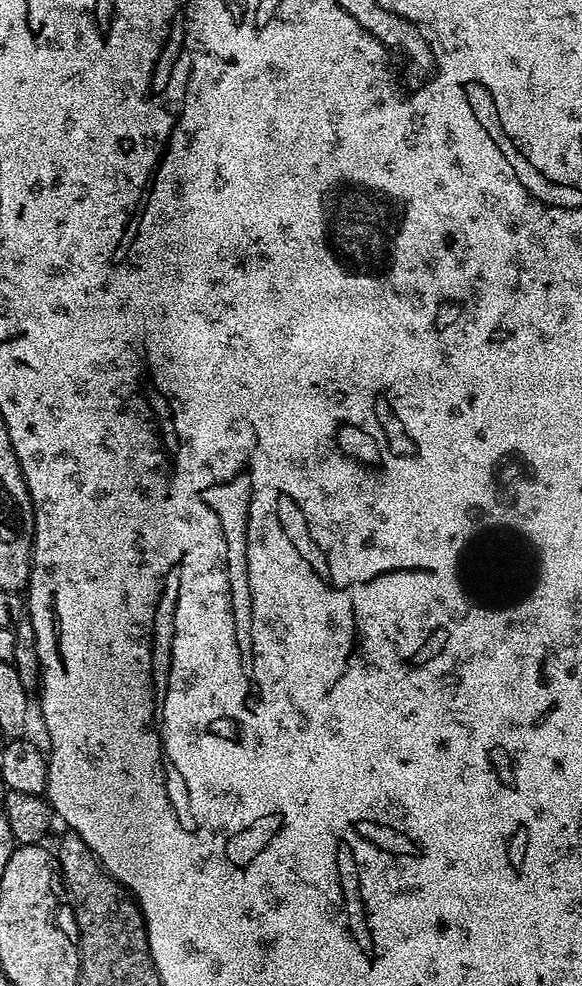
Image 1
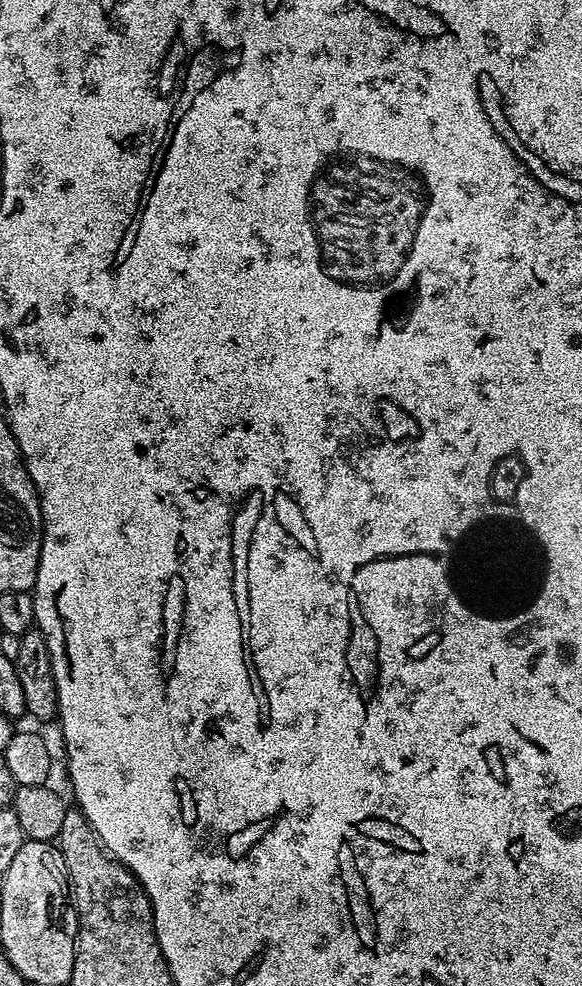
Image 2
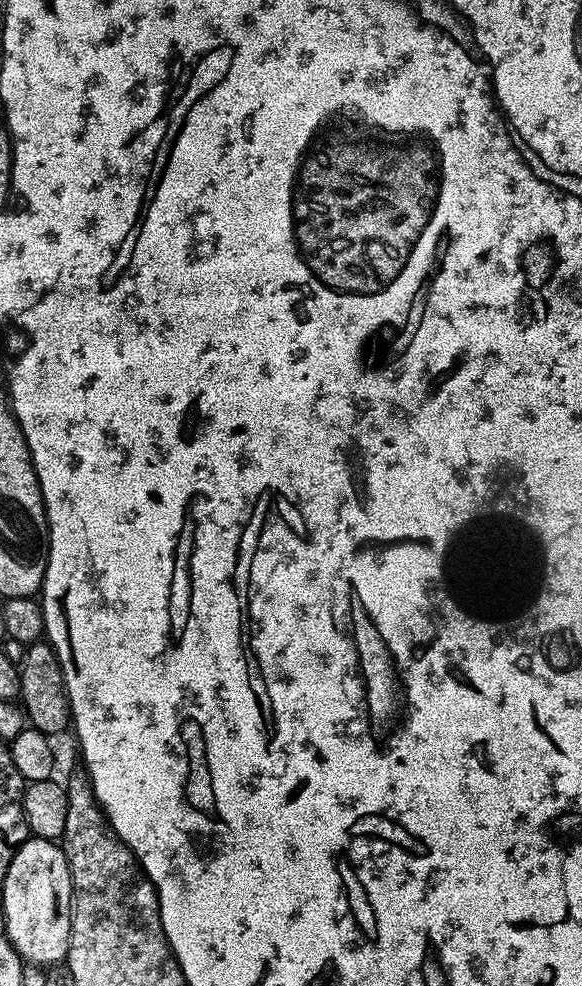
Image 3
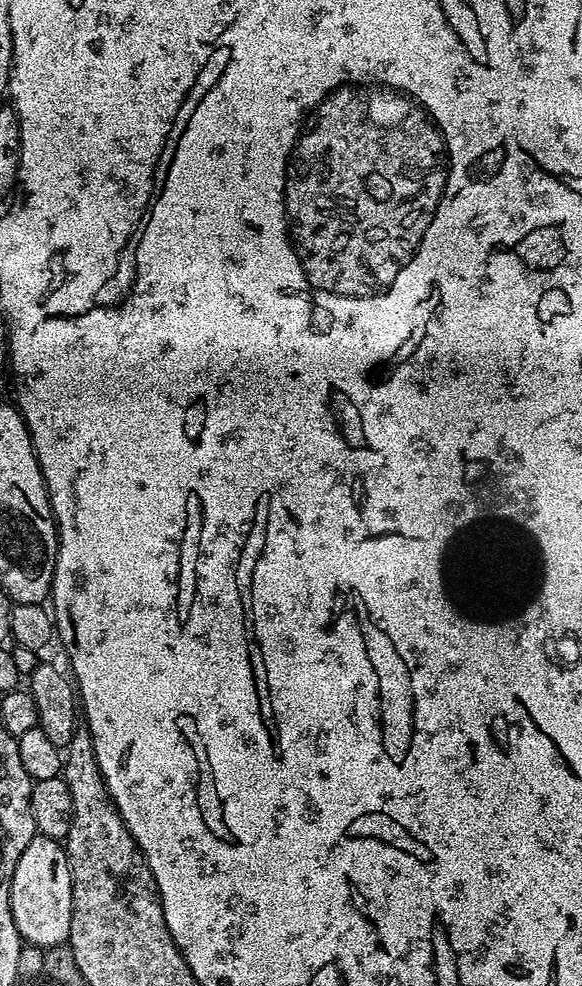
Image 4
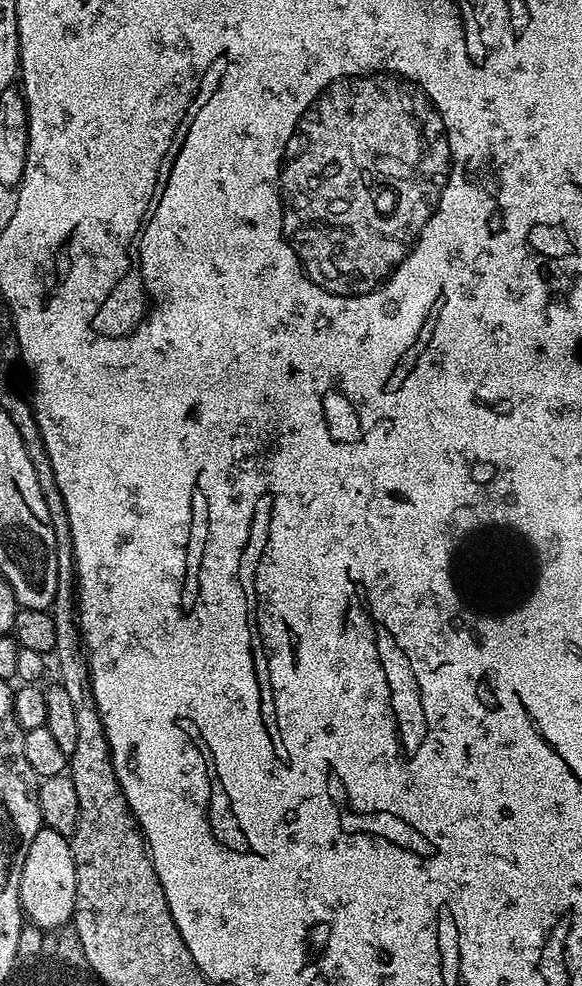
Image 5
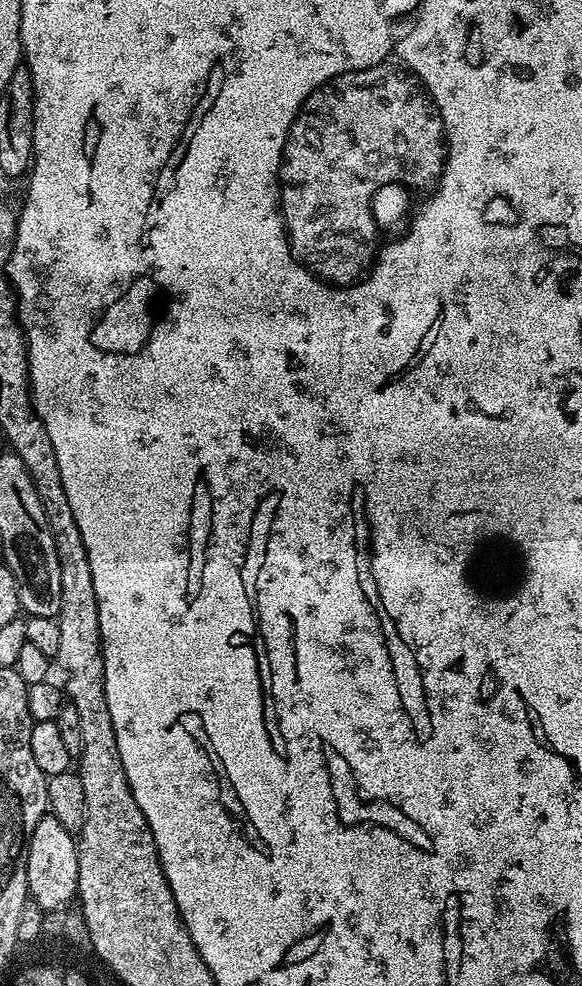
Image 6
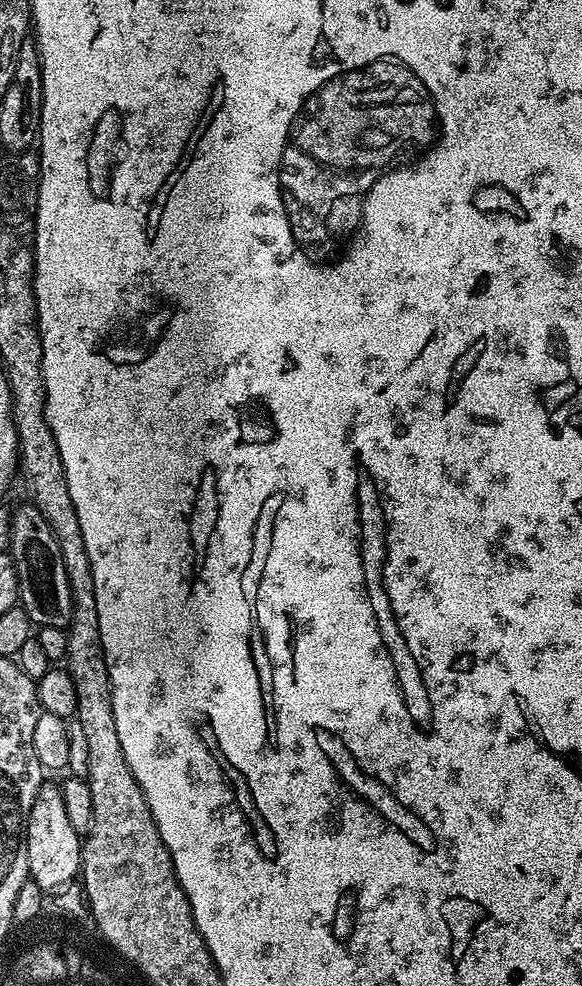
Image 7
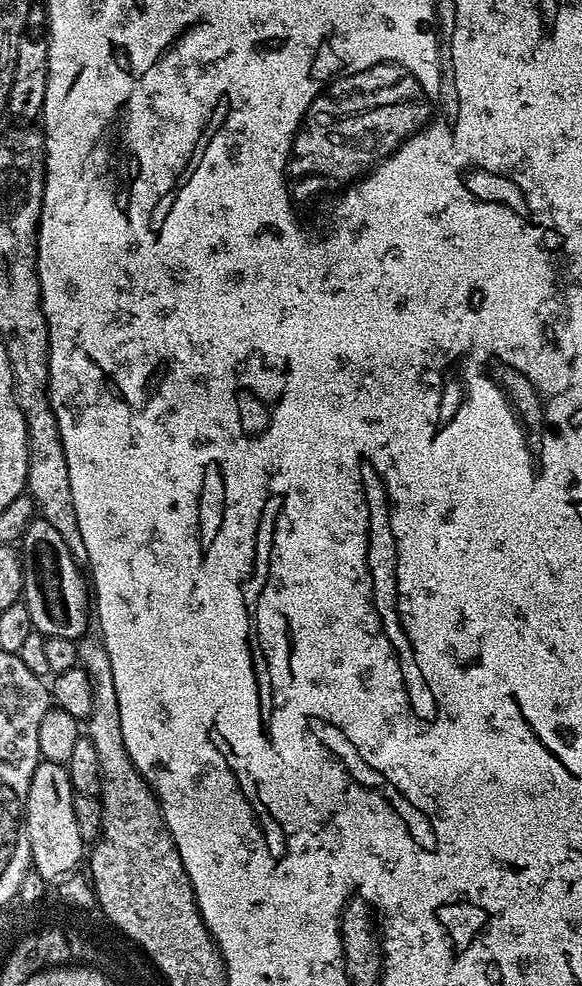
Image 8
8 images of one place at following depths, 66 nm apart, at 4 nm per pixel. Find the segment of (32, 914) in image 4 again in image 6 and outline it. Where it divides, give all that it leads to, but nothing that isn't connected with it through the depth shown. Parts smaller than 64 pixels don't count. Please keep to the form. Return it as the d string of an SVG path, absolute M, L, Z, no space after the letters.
M46 814L34 826L34 834L28 839L28 861L26 862L26 882L30 900L45 913L55 913L63 909L63 904L73 903L78 886L77 837L68 832L54 815Z

